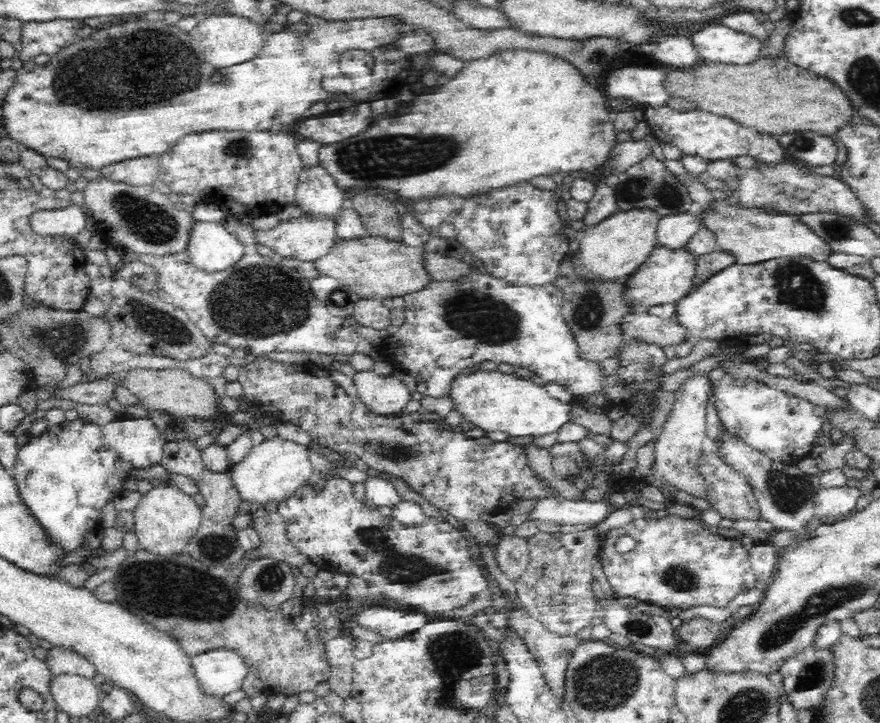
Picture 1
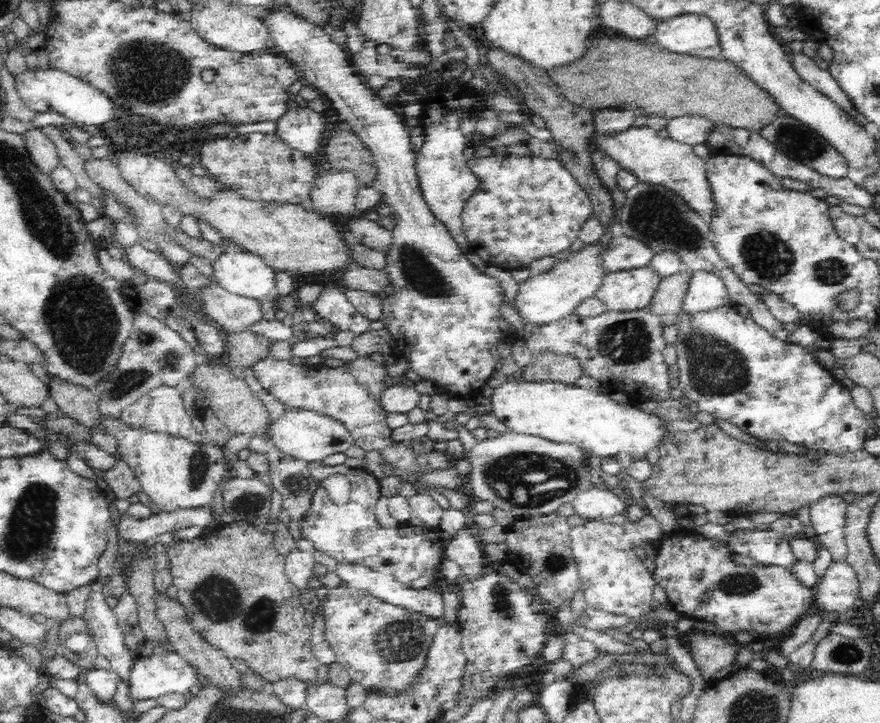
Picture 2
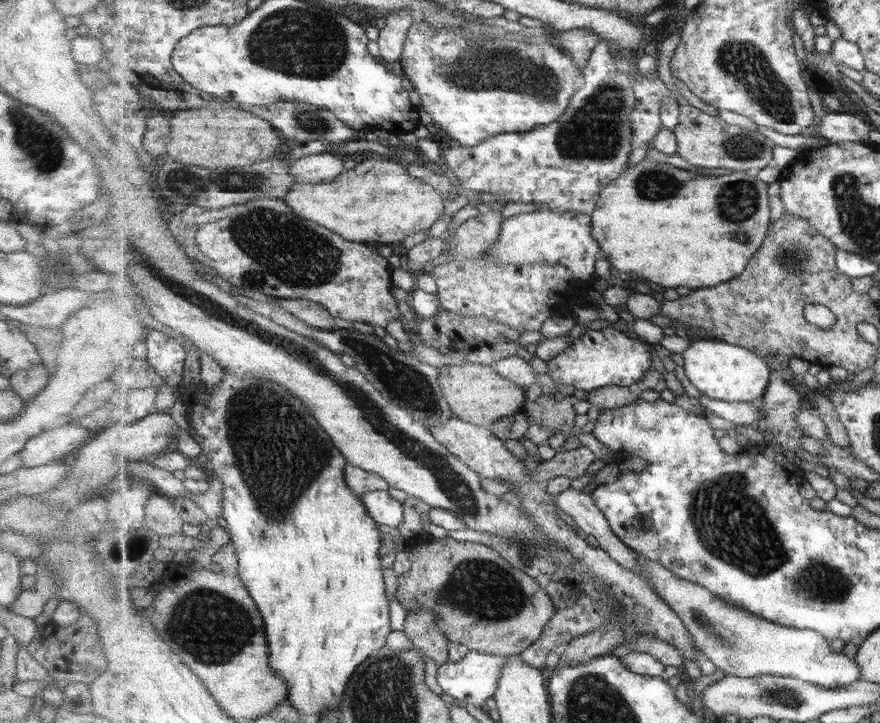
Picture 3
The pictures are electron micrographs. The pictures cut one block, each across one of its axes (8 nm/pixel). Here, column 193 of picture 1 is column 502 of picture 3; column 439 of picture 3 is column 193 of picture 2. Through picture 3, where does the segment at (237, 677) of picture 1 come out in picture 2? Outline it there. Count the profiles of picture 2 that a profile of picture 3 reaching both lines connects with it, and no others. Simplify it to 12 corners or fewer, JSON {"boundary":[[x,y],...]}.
{"boundary":[[173,650],[137,659],[134,703],[202,686],[198,668]]}

